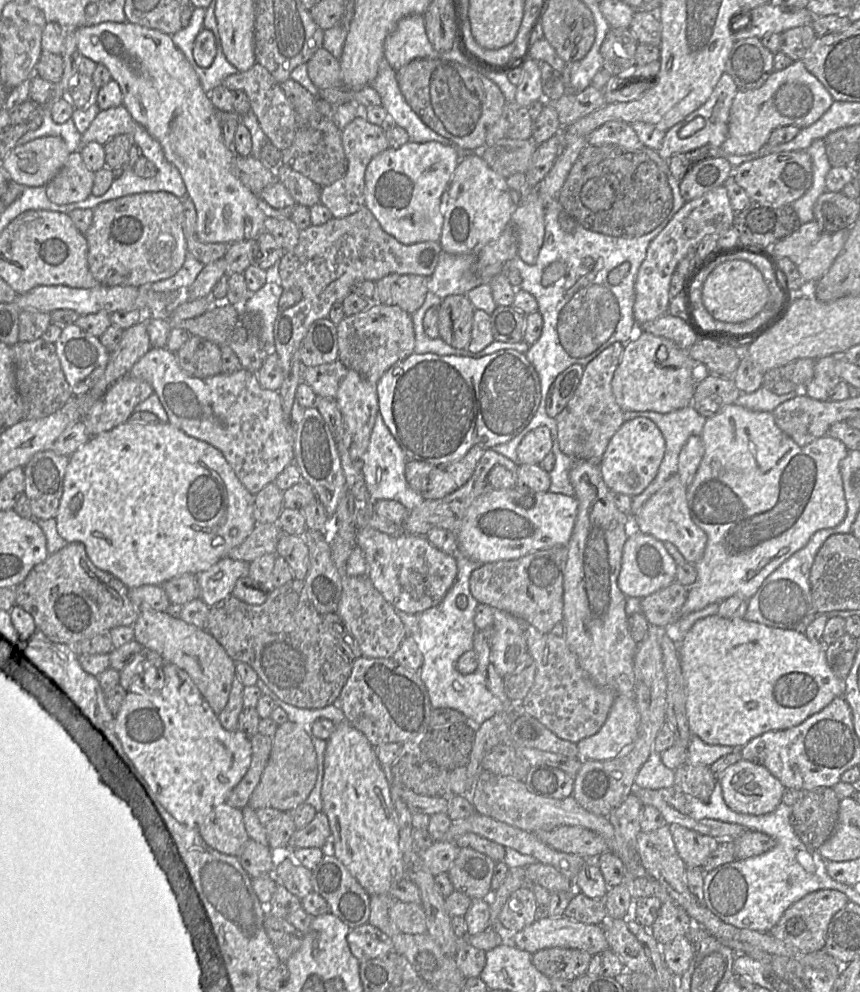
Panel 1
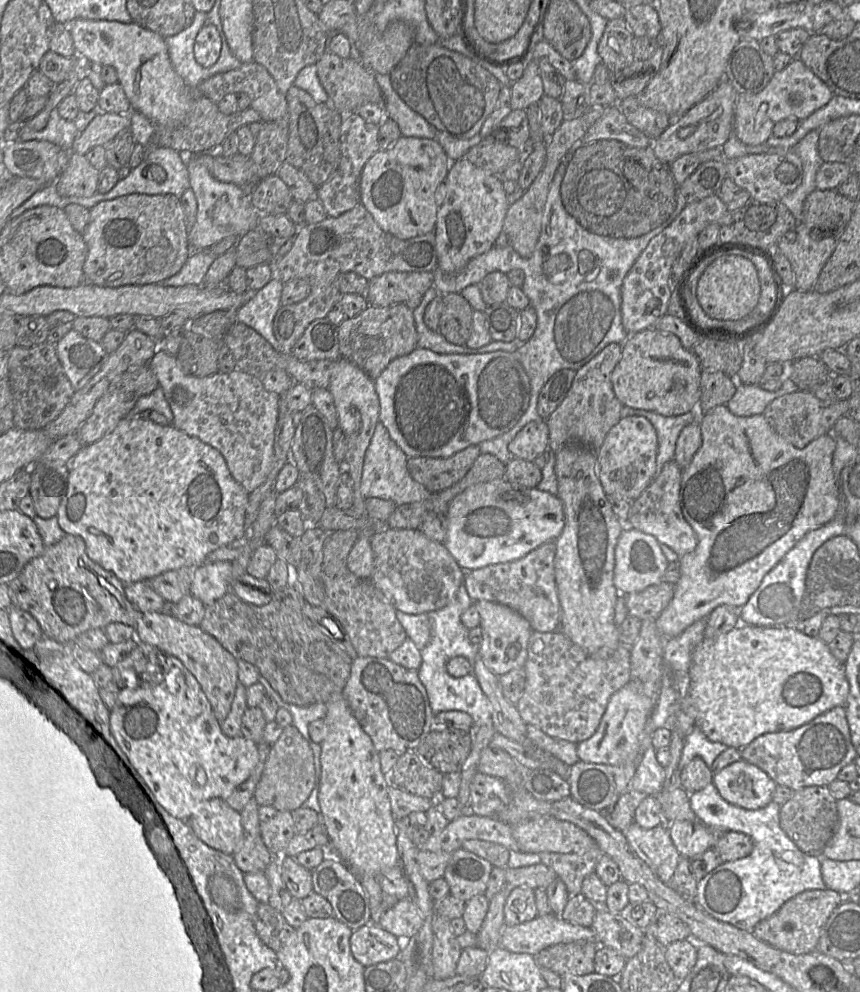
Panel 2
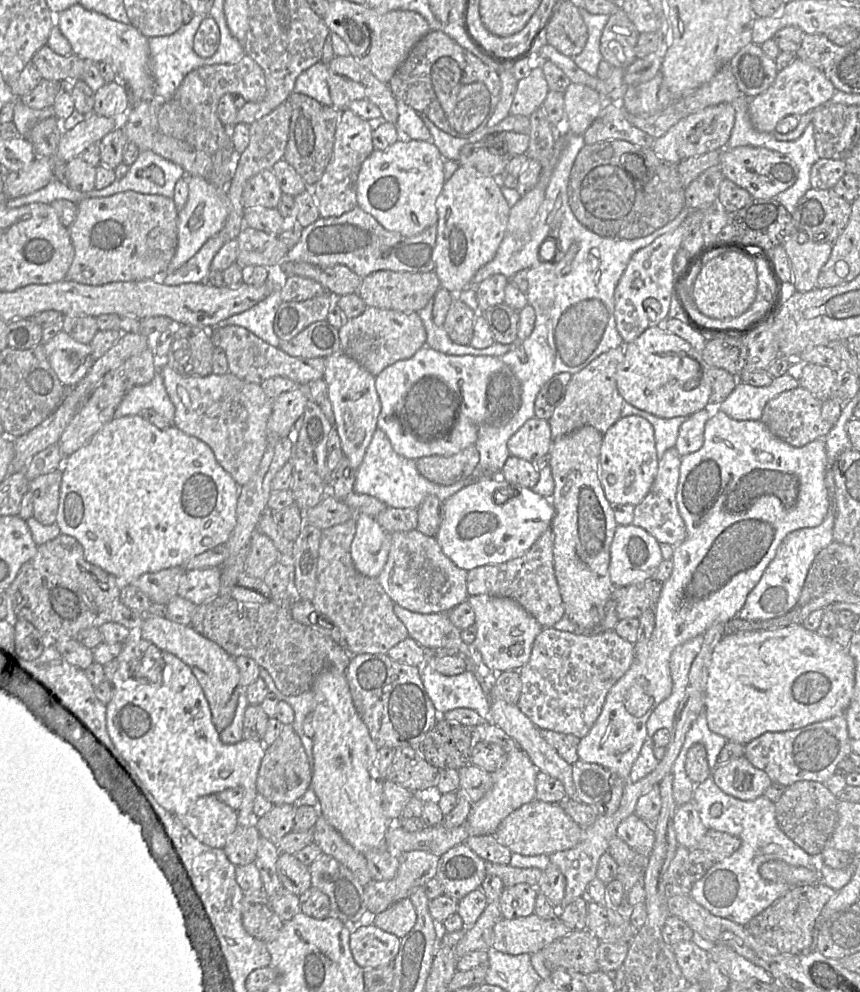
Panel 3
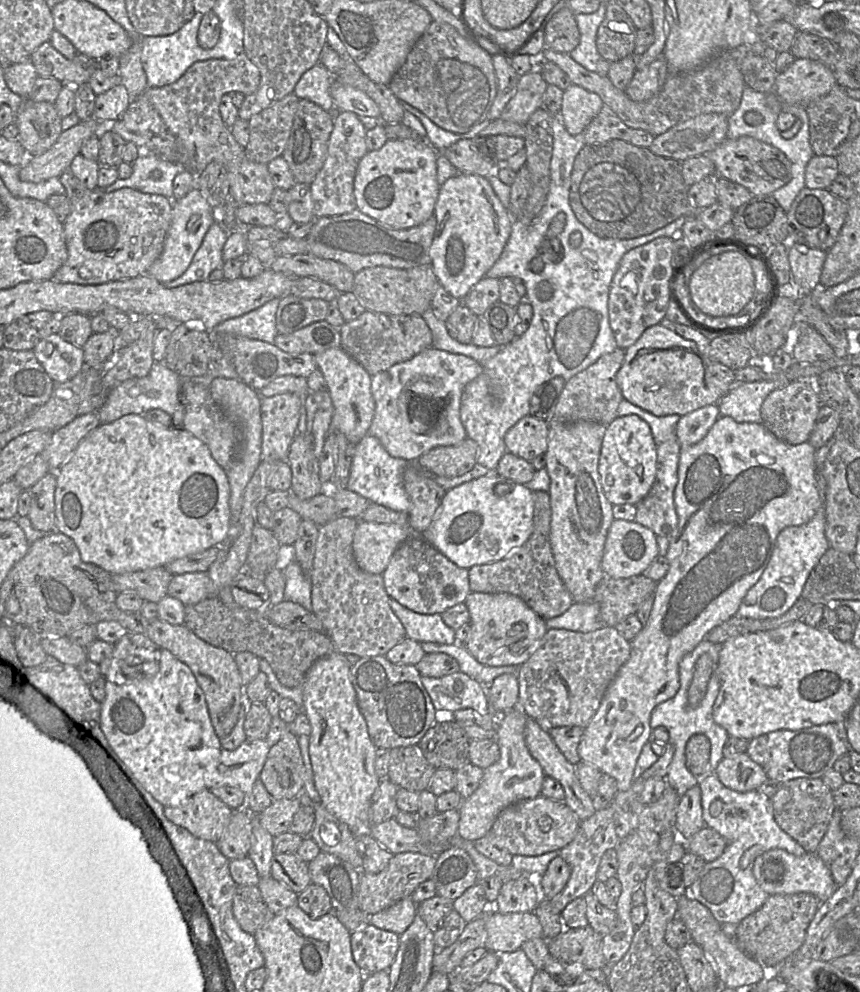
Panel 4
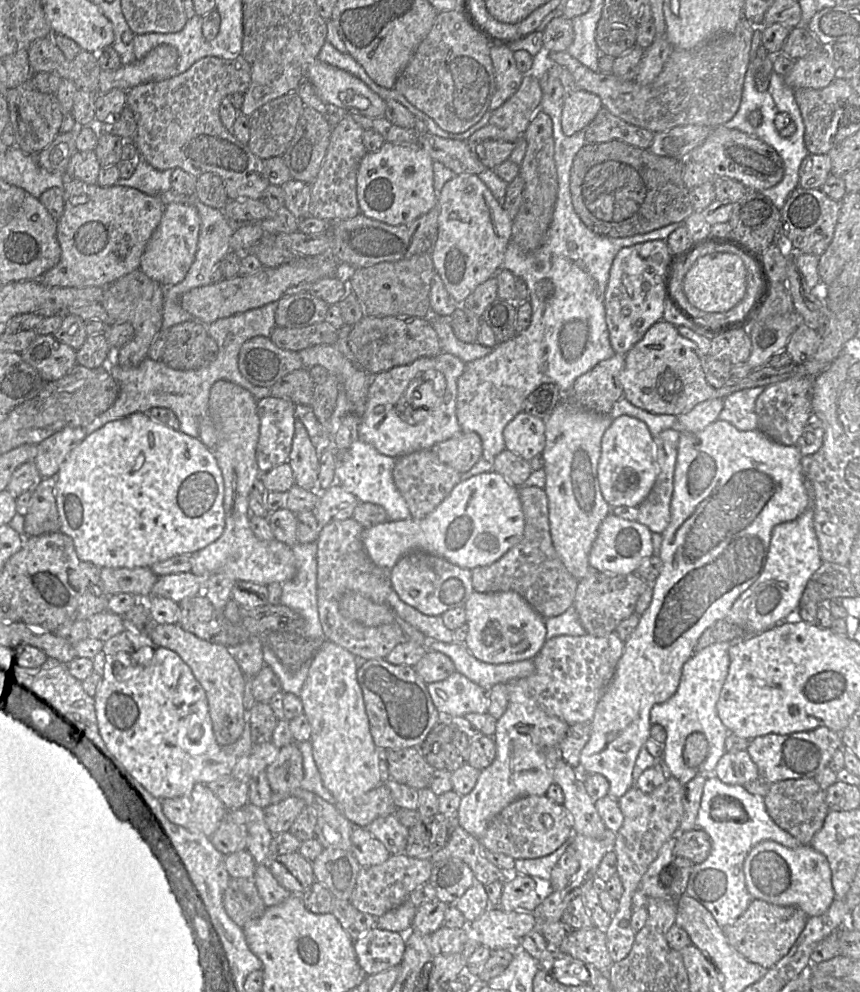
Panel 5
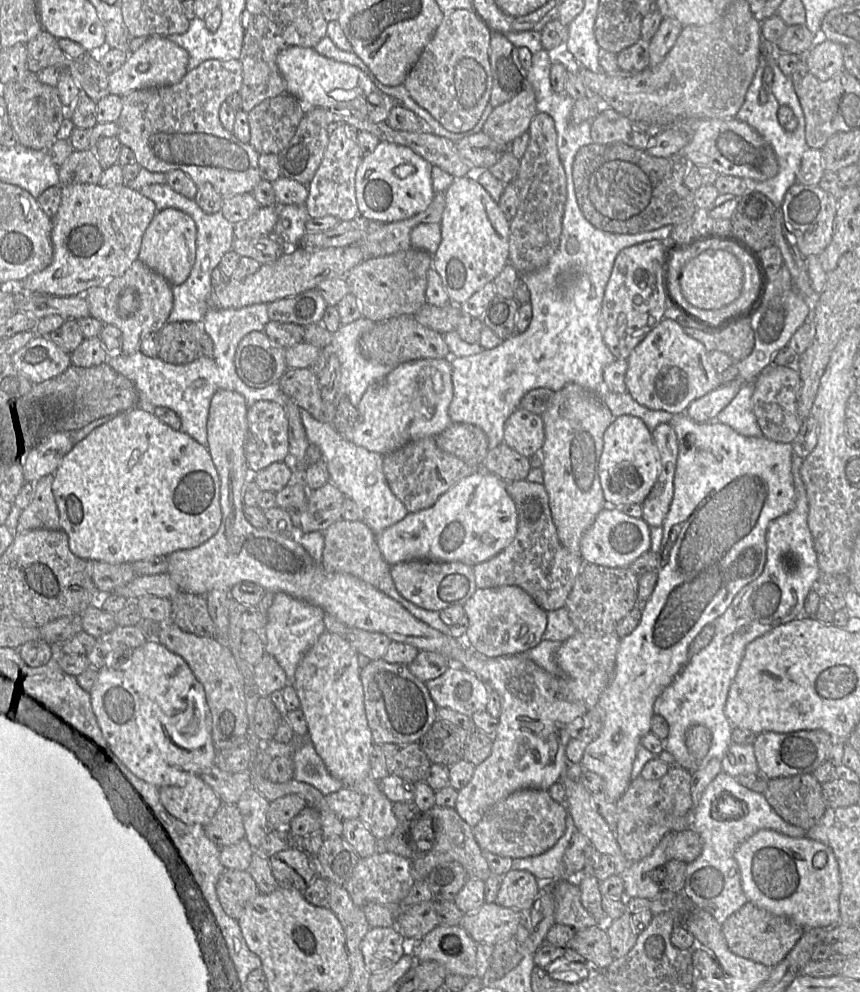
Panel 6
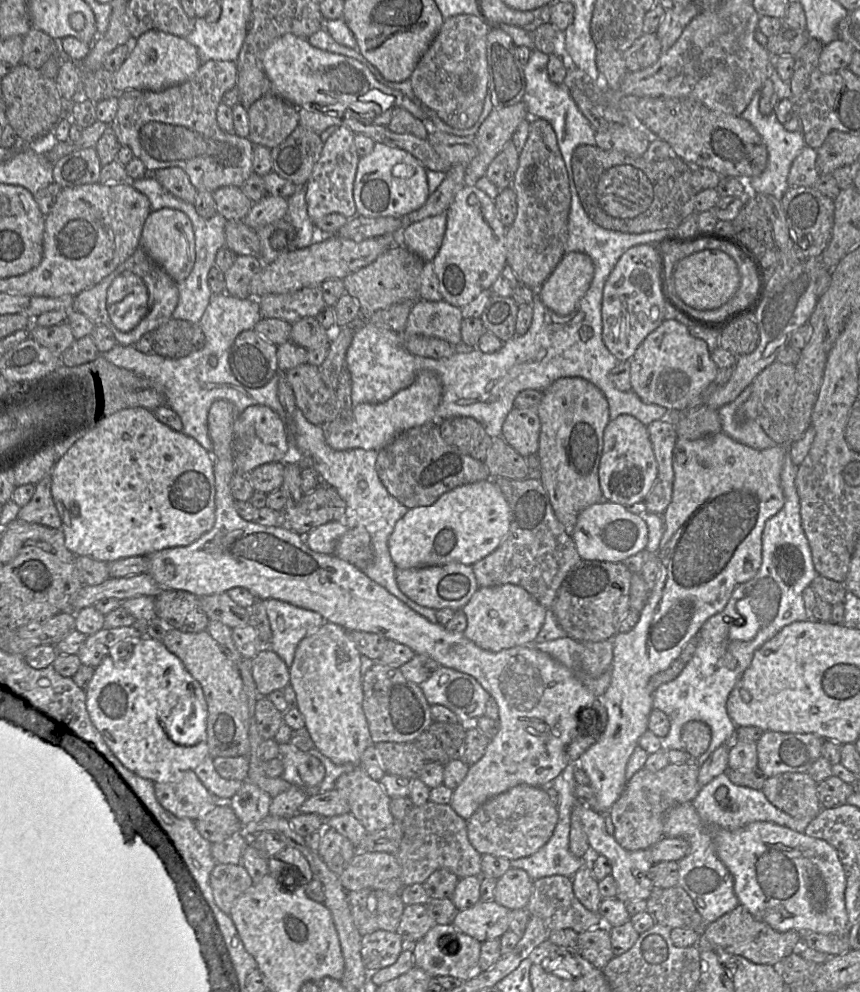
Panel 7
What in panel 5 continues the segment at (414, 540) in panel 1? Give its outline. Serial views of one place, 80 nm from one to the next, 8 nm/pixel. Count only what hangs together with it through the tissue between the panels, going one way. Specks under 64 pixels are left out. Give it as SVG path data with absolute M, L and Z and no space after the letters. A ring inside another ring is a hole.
M413 551L397 561L391 569L391 584L403 602L430 616L464 606L474 591L471 570L423 551Z

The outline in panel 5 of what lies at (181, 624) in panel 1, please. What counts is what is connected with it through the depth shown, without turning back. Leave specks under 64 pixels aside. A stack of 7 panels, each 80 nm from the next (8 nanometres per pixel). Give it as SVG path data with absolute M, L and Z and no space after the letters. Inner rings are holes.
M177 623L158 624L149 637L155 645L177 653L203 687L217 743L226 746L236 742L244 730L245 675L236 662L233 651L223 645L200 639Z

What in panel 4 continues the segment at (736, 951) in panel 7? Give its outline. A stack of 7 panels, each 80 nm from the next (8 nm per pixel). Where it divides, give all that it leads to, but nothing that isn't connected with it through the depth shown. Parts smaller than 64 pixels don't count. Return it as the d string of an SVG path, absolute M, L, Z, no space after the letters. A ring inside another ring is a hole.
M811 893L770 895L754 913L733 927L740 948L767 970L778 967L805 939L806 930L822 901Z

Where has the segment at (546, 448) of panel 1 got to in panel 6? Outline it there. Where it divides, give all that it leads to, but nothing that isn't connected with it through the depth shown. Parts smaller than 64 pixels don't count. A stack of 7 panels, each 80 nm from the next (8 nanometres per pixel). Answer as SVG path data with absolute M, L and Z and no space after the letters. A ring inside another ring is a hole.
M519 407L505 422L504 442L525 457L542 450L544 439L544 423L541 415Z

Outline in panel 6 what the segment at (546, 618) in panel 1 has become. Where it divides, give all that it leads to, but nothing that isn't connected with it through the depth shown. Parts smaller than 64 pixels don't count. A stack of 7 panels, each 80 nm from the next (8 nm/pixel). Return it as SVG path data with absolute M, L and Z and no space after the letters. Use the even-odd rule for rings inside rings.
M527 479L505 481L506 491L517 511L517 531L513 541L492 558L473 566L478 588L515 585L528 593L546 612L565 606L583 558L570 552L559 540L549 506L548 493L541 483Z

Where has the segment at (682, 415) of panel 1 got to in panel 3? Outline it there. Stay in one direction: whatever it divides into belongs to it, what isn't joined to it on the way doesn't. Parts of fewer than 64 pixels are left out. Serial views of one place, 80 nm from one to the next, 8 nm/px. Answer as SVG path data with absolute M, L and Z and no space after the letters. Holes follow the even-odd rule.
M624 401L621 416L638 415L647 419L654 428L655 446L658 461L670 448L675 447L678 438L679 428L687 419L684 416L673 418L661 418L646 411L640 410Z

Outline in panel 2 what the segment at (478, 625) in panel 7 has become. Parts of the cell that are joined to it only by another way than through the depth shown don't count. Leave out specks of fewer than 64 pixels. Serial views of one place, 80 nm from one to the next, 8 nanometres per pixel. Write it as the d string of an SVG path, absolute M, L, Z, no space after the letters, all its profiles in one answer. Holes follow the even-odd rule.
M486 600L474 601L480 615L482 640L478 652L485 666L495 675L501 676L507 672L524 667L527 659L527 647L533 629L530 623L517 611L503 604Z

